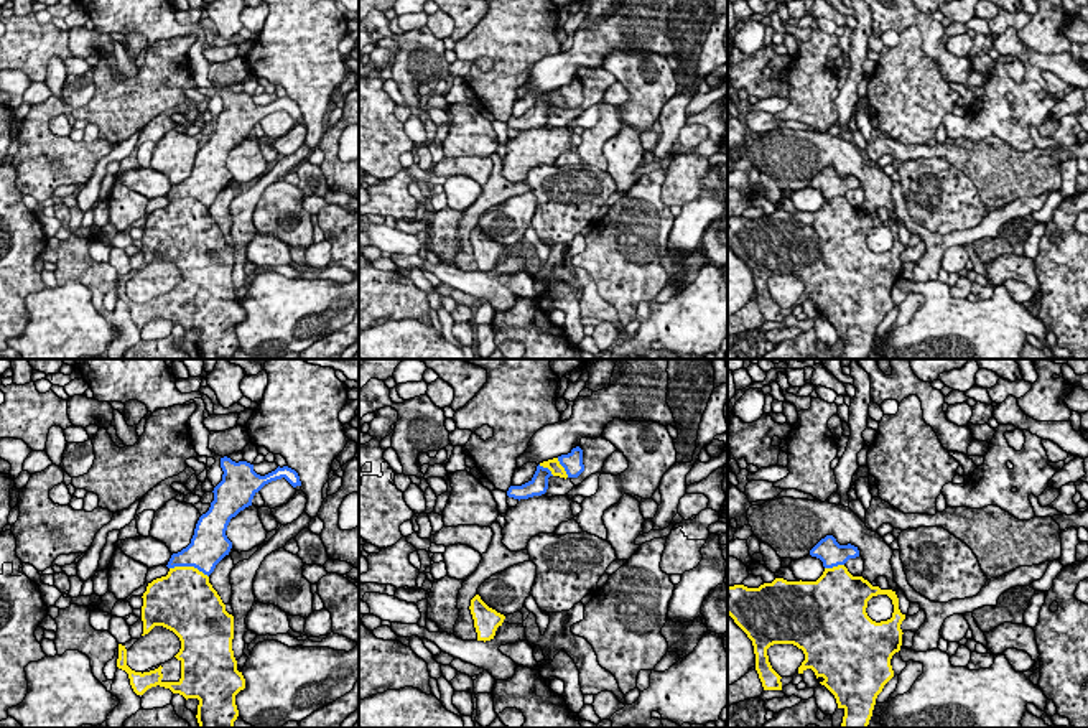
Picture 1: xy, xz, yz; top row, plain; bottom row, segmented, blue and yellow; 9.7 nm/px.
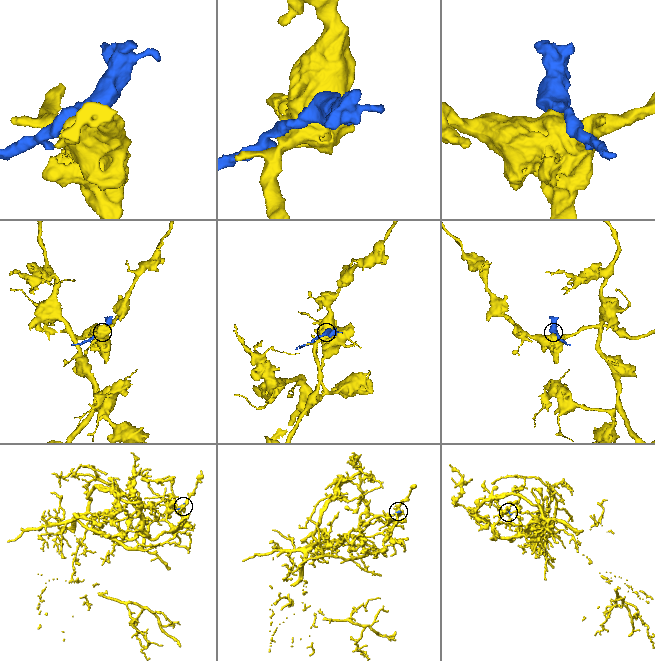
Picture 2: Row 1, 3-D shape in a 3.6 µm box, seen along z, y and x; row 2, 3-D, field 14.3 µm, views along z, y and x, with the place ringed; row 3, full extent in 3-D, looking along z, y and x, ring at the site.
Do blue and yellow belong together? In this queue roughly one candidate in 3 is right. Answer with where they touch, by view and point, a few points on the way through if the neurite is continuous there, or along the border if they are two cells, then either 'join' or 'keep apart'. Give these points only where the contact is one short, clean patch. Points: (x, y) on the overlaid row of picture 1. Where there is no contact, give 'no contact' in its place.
xy (190, 565) | keep apart

